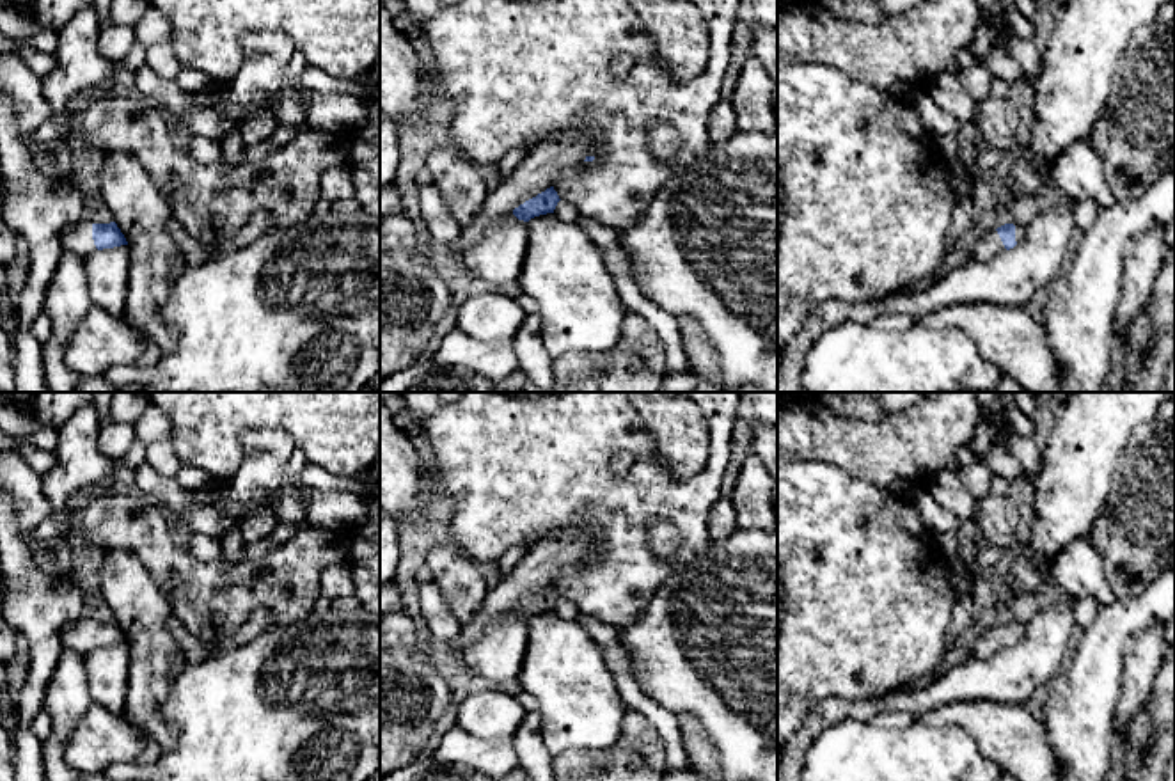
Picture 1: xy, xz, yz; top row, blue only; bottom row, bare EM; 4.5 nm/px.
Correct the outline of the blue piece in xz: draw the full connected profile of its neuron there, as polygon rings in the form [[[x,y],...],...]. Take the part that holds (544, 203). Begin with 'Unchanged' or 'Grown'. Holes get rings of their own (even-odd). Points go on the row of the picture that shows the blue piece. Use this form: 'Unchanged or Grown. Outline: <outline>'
Grown. Outline: [[[580,126],[540,142],[501,186],[486,195],[472,224],[460,229],[451,243],[454,252],[463,257],[508,211],[524,222],[554,213],[561,199],[552,183],[563,170],[582,163],[593,142],[593,135]]]

